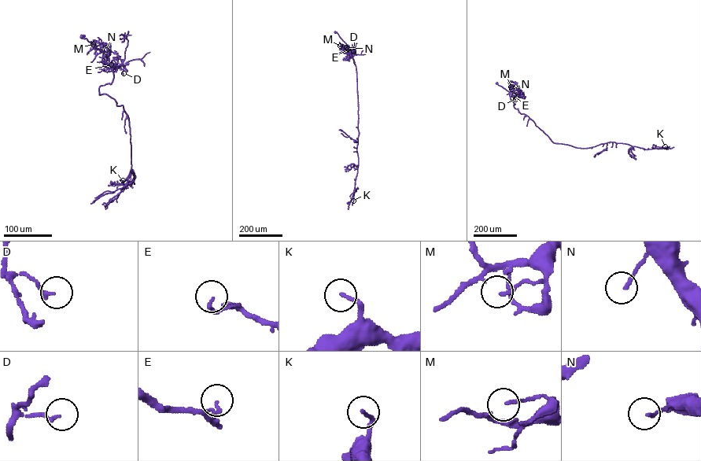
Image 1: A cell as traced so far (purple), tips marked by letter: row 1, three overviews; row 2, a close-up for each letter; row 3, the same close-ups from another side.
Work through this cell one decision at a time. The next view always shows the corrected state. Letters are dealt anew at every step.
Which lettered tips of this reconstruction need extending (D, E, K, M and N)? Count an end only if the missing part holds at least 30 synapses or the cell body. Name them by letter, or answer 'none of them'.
none of them

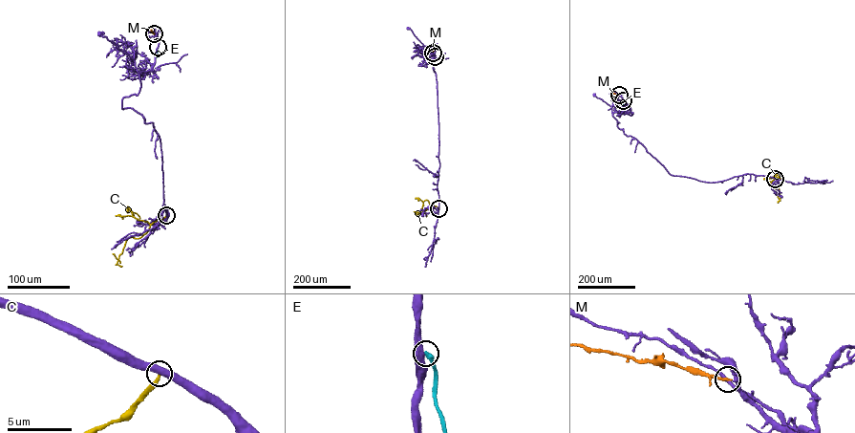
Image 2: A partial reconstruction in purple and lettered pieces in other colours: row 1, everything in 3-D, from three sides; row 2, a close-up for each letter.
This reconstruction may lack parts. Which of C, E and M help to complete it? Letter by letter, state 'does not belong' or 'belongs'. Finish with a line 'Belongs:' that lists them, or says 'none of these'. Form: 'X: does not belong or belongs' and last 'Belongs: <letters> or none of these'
C: does not belong
E: does not belong
M: does not belong
Belongs: none of these

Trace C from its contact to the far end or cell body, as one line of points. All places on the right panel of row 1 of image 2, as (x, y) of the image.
C: (775, 178), (770, 184), (779, 189), (778, 202)

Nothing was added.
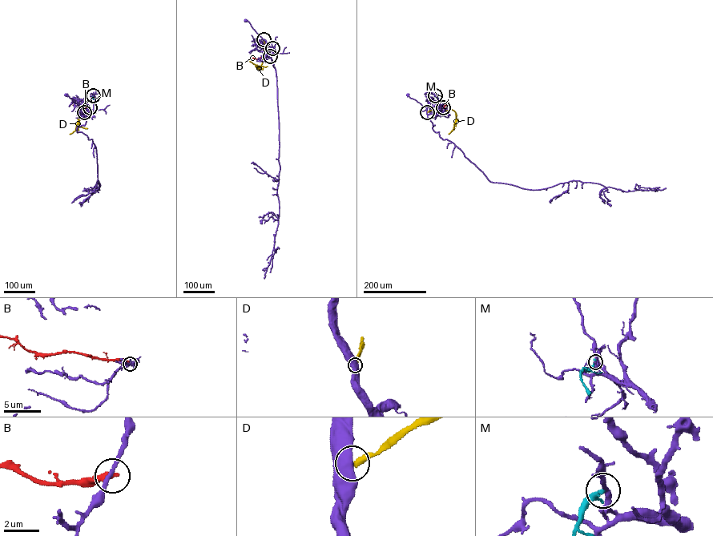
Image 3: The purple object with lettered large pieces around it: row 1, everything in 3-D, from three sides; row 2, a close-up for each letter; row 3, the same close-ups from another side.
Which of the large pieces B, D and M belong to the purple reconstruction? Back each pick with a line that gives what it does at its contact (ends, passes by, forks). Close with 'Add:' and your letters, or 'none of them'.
Add: none of them

